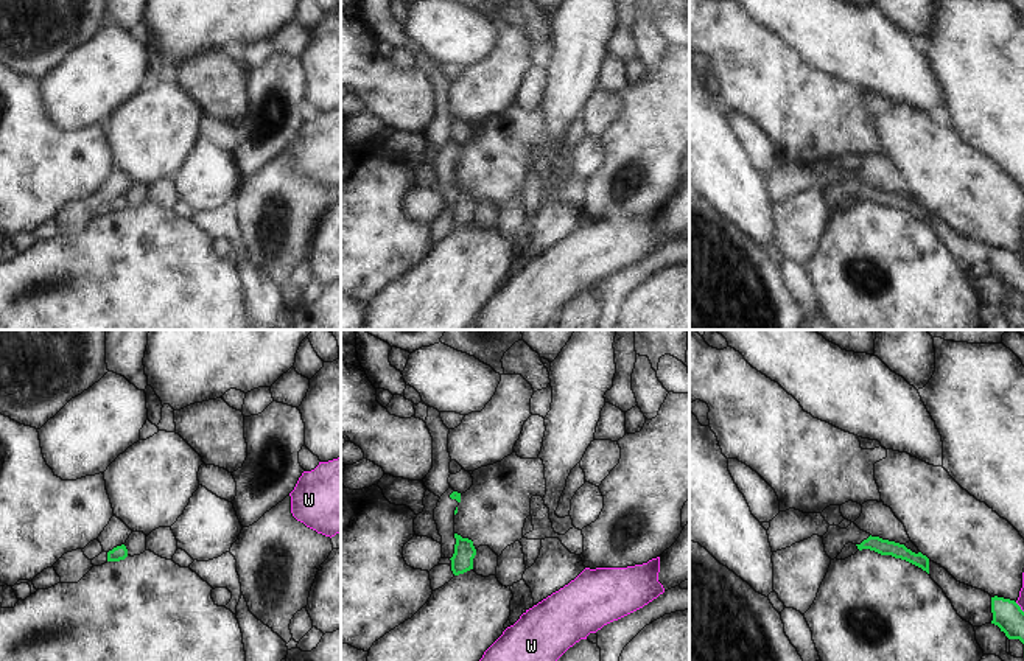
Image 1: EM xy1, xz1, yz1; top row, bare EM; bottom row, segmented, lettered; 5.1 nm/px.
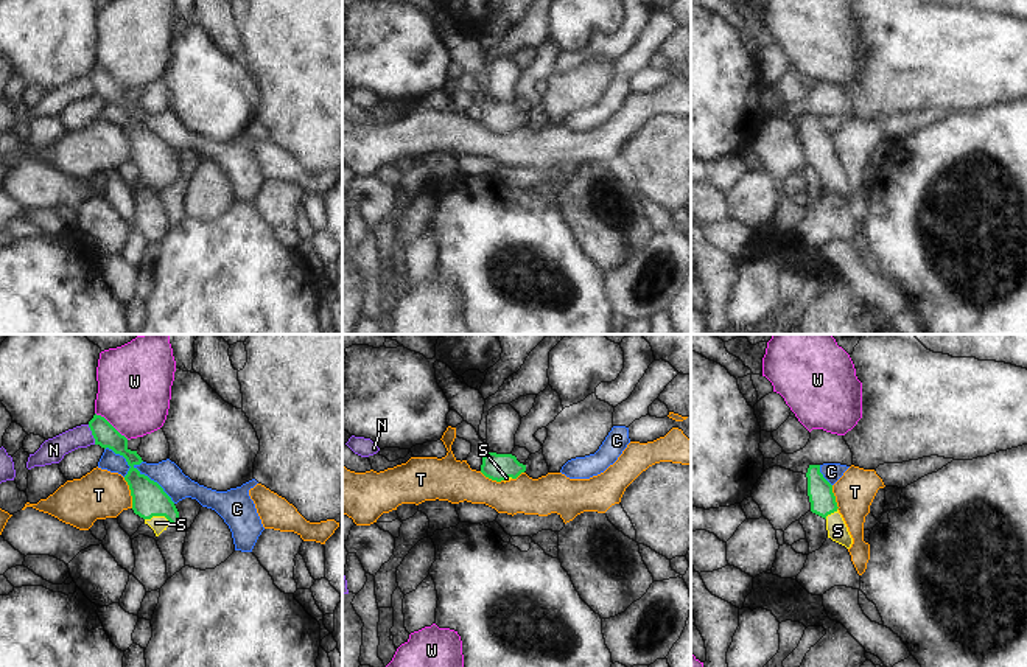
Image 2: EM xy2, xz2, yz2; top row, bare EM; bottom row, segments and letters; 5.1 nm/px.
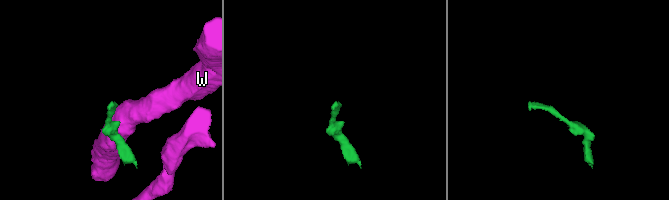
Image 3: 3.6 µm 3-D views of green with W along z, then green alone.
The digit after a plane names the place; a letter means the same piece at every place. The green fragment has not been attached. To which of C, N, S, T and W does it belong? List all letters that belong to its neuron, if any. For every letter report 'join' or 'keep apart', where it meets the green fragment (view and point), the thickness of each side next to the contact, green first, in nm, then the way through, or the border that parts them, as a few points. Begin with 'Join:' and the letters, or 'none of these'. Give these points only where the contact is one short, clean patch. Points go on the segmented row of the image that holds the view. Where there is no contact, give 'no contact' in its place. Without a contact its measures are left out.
Join: S
C: keep apart; meets green in xy2 at (139, 471); 180 nm thick on the green side, 140 nm on the other; border along xy2 (105, 448), (119, 453), (131, 467), (153, 479), (175, 502)
N: keep apart; meets green in xy2 at (92, 434); 120 nm thick on the green side, 130 nm on the other; border along xy2 (87, 425), (95, 443)
S: join; meets green in xy2 at (159, 515); 180 nm thick on the green side, 80 nm on the other; runs through xy2 (148, 498), (159, 515), (156, 523)
T: keep apart; meets green in xy2 at (131, 493); 180 nm thick on the green side, 260 nm on the other; border along xy2 (123, 478), (133, 507)
W: keep apart; meets green in xy2 at (111, 425); 120 nm thick on the green side, 380 nm on the other; border along xy2 (95, 412), (103, 415), (128, 439)

